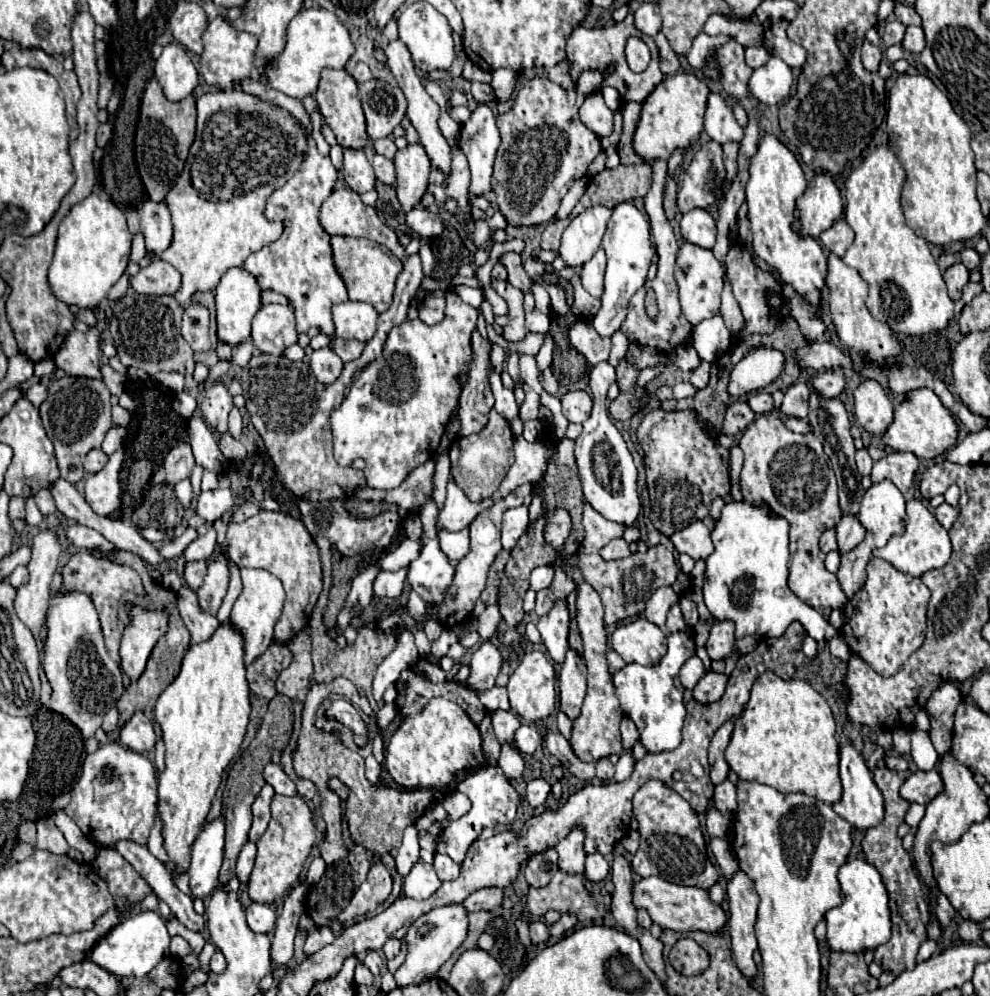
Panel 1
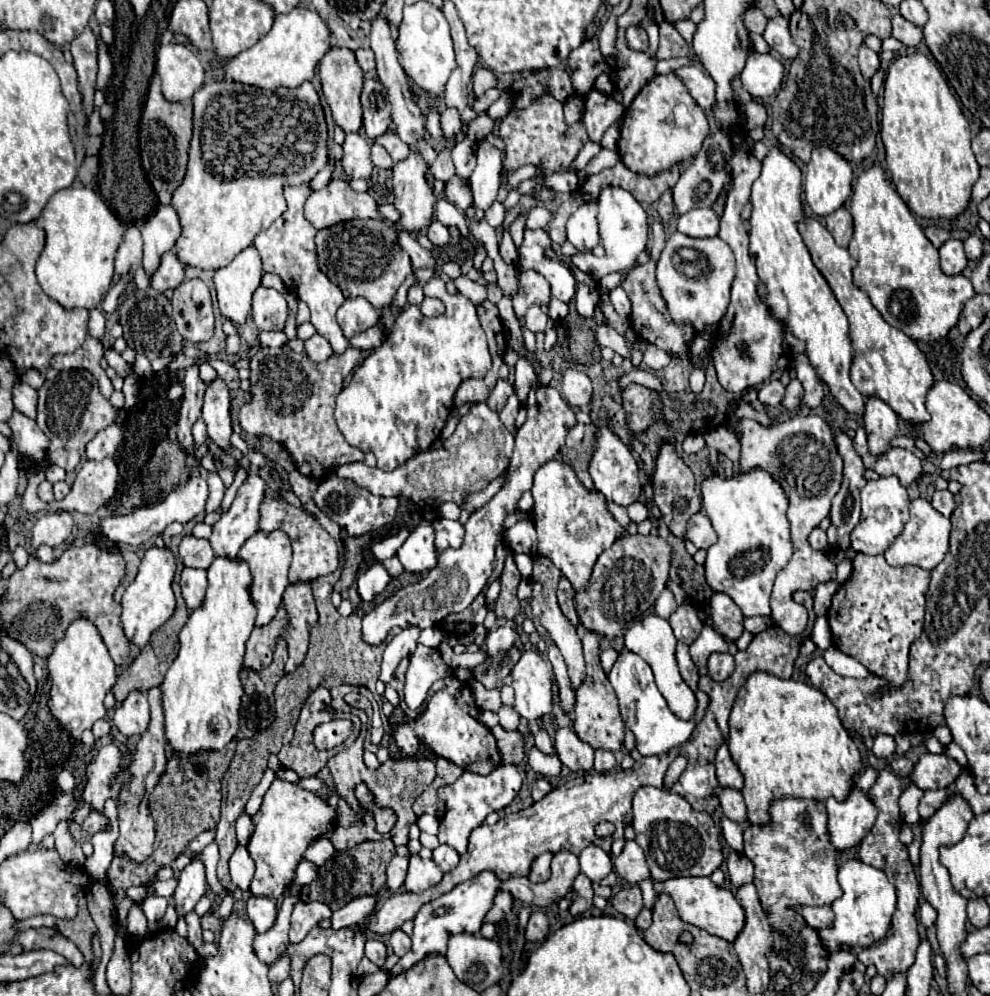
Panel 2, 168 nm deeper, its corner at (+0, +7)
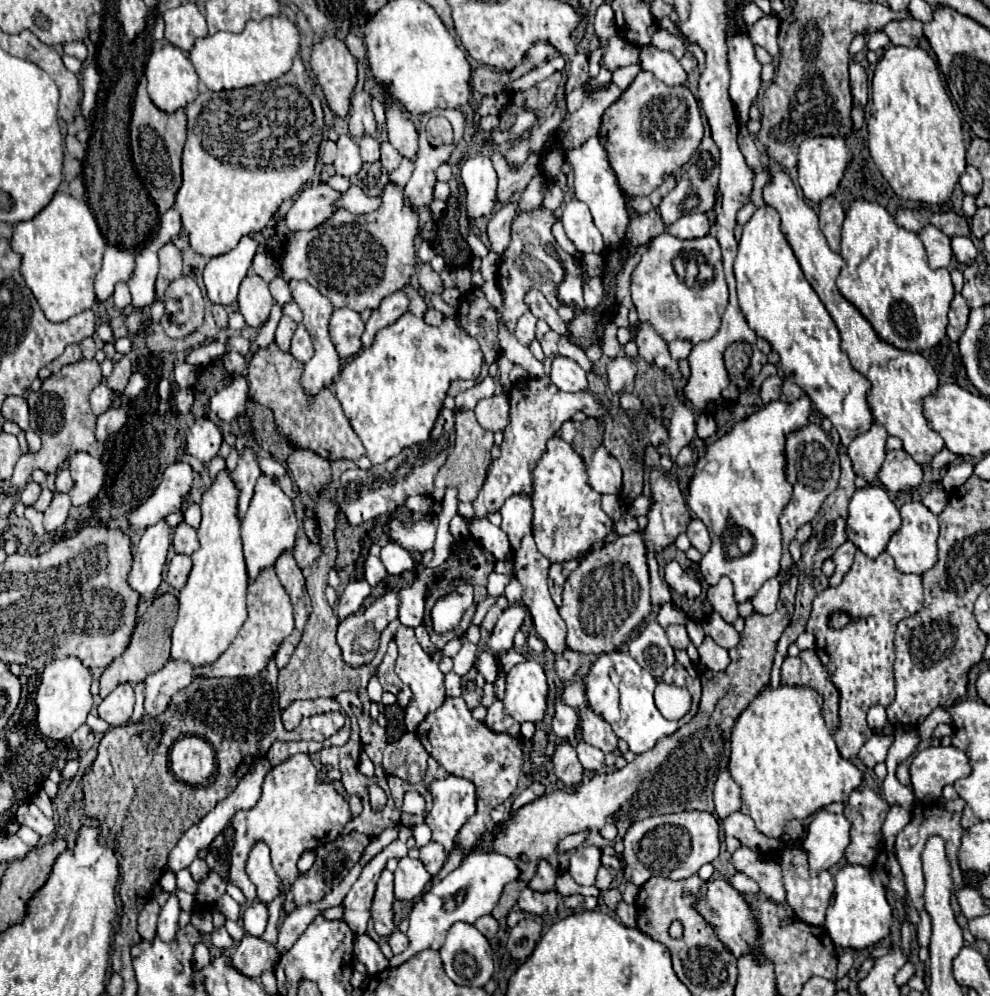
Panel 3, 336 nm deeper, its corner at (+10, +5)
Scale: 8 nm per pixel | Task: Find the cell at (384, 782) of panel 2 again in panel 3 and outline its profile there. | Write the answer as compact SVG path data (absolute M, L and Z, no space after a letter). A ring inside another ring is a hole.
M406 732L400 740L390 742L384 750L384 770L388 774L400 776L410 784L416 784L424 778L428 768L430 754L420 744L416 732Z

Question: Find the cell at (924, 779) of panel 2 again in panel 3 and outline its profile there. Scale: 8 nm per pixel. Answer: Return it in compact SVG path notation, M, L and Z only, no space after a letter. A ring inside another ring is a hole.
M928 746L914 756L910 766L914 794L924 804L936 802L946 784L954 784L968 772L972 768L966 752L952 746Z

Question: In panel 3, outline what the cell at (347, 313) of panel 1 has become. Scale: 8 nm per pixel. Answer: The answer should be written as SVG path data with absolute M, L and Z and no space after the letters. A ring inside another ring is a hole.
M350 308L334 310L330 318L330 336L340 358L350 358L360 352L362 332L364 332L364 322L358 312Z

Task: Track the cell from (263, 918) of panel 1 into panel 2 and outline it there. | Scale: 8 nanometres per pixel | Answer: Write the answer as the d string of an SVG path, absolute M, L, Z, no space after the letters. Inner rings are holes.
M250 896L248 898L248 918L252 920L252 924L256 926L258 932L266 932L268 928L272 928L274 920L276 920L276 902L264 896Z

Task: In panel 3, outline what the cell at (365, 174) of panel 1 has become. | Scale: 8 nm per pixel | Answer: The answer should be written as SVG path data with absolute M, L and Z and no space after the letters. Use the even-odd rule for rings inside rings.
M340 136L336 144L338 144L338 154L334 160L336 172L346 178L354 178L362 168L358 144L350 136Z

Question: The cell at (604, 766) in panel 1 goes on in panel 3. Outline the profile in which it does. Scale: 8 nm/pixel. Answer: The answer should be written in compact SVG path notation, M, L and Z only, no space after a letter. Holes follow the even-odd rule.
M578 742L576 750L578 750L578 758L580 758L582 766L588 772L602 772L604 770L604 752L600 748L586 744L586 742Z

